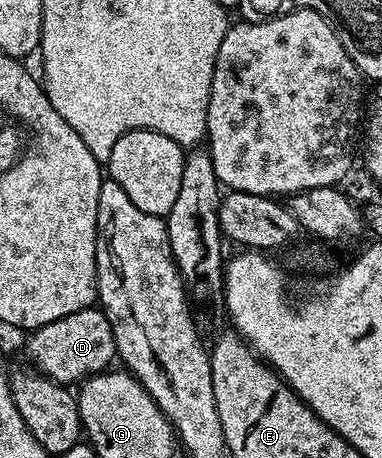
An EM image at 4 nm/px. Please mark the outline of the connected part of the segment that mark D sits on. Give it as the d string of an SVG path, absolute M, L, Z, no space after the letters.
M101 308L81 309L64 319L56 319L44 327L33 330L26 341L29 364L58 385L67 387L97 373L107 372L116 361L116 339L112 335L112 323L108 323Z

